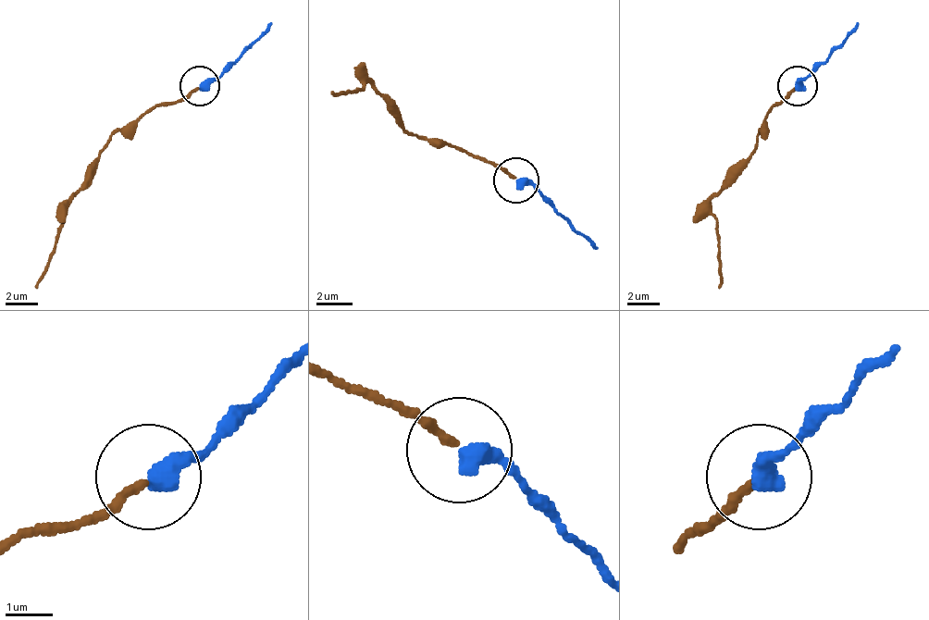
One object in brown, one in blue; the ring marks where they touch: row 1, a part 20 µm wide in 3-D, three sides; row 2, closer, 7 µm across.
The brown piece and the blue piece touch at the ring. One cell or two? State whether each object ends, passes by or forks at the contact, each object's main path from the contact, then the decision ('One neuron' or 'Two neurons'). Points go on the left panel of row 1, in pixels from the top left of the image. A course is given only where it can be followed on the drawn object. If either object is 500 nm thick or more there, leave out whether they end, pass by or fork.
At the ring brown ends. At the ring blue ends. Course of brown: (198, 87), (146, 111), (122, 127), (70, 199), (50, 267), (34, 287). Course of blue: (198, 87), (218, 79), (270, 23). One neuron

